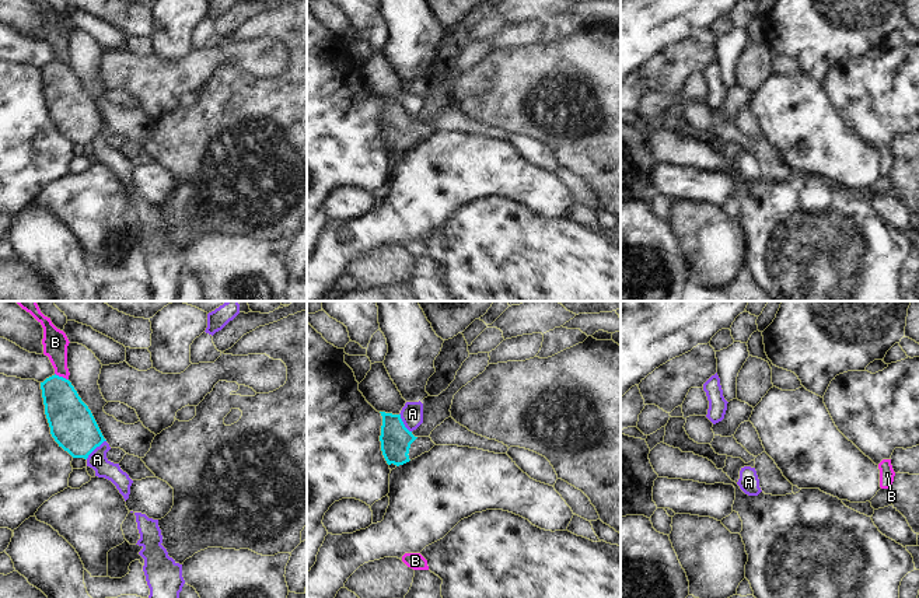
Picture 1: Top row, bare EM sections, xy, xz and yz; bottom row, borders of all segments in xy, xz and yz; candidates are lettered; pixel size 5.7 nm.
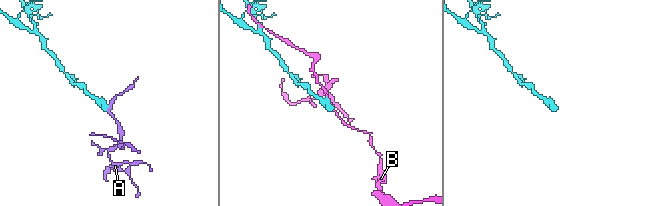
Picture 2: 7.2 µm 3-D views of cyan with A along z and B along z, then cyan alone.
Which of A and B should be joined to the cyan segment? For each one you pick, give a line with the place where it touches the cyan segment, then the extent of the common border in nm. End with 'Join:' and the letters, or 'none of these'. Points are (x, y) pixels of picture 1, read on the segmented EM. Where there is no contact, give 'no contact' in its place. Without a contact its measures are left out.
Join: none of these

